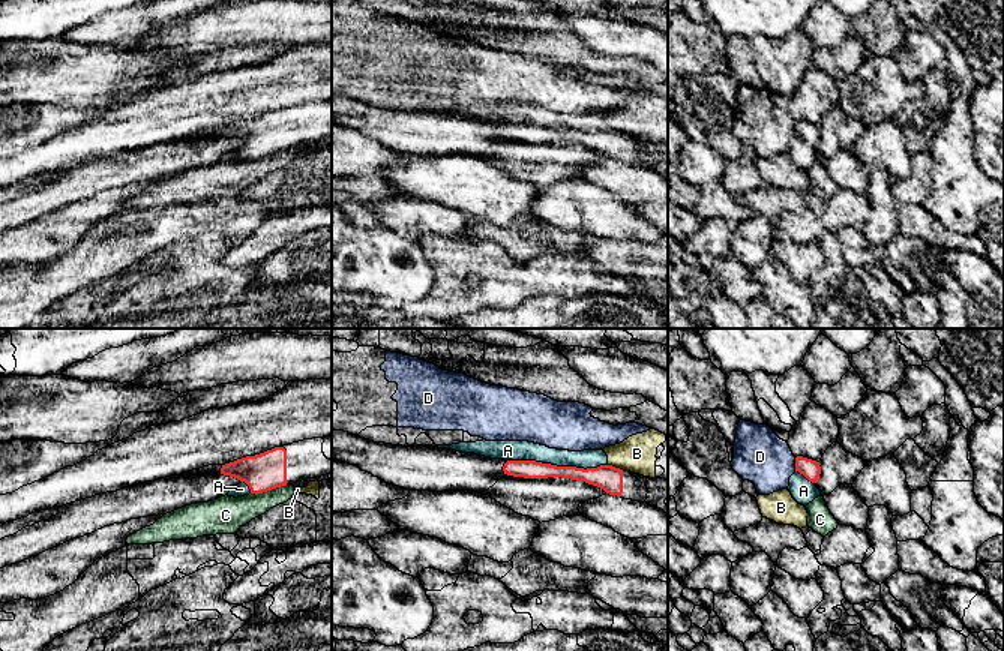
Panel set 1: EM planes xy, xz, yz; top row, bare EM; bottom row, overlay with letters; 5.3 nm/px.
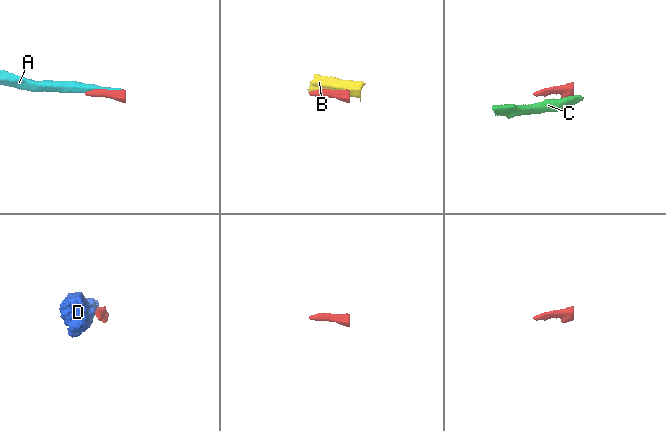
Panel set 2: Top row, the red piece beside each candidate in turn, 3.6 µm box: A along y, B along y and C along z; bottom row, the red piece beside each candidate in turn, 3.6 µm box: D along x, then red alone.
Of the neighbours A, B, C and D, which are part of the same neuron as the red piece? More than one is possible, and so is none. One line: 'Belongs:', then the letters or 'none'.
Belongs: A

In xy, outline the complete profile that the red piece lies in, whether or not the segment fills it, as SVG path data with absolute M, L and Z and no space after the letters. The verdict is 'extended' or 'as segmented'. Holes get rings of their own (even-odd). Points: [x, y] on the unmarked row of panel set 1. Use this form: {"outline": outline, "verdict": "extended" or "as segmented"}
{"outline": "M332 100L303 104L237 123L222 129L221 138L240 146L228 156L234 162L332 138Z", "verdict": "extended"}

